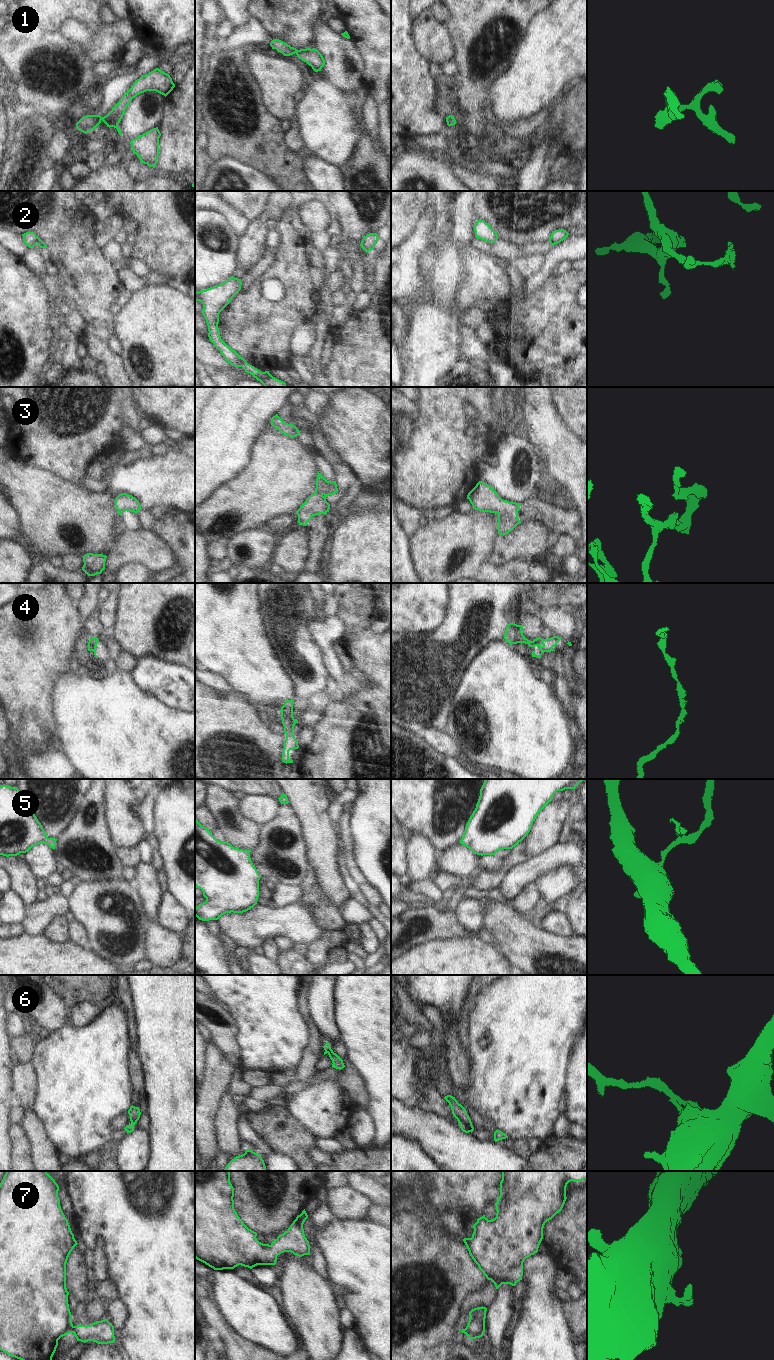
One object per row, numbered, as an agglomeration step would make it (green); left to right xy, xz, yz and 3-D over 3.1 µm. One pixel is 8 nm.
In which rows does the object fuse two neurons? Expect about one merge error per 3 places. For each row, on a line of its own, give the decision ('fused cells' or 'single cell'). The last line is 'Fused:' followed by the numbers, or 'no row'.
1: single cell
2: single cell
3: single cell
4: single cell
5: single cell
6: fused cells
7: single cell
Fused: 6

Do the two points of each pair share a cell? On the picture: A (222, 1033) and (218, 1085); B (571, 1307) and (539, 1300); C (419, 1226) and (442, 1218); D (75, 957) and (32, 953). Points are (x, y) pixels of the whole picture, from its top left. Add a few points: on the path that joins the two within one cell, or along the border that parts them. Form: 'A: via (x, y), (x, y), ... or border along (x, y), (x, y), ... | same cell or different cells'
A: border along (212, 1040), (224, 1053) | different cells
B: border along (563, 1296), (563, 1316), (569, 1328) | different cells
C: border along (424, 1218), (435, 1222), (439, 1226) | different cells
D: via (64, 957), (43, 957) | same cell

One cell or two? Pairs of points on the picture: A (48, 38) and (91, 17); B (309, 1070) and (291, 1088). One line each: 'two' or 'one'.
A: one
B: two

